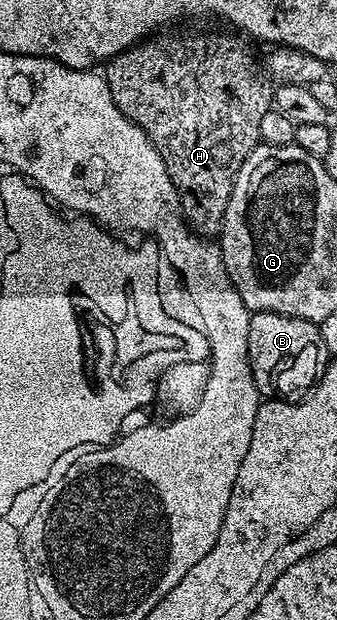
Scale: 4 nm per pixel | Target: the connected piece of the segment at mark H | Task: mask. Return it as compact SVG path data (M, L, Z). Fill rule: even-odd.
M166 33L163 37L155 36L153 39L143 40L134 46L133 49L126 49L122 53L116 54L105 62L104 76L108 87L112 91L112 99L120 111L124 111L126 118L132 123L136 123L152 139L152 143L160 151L164 163L170 172L170 178L174 186L178 188L180 200L182 202L182 215L186 219L187 225L195 233L207 238L214 239L222 232L222 220L224 211L228 207L228 199L232 195L232 187L244 159L259 145L260 119L272 108L274 99L274 89L268 84L263 70L254 62L254 53L245 45L247 42L241 36L229 37L226 33L198 33L195 37L177 37L174 33Z

